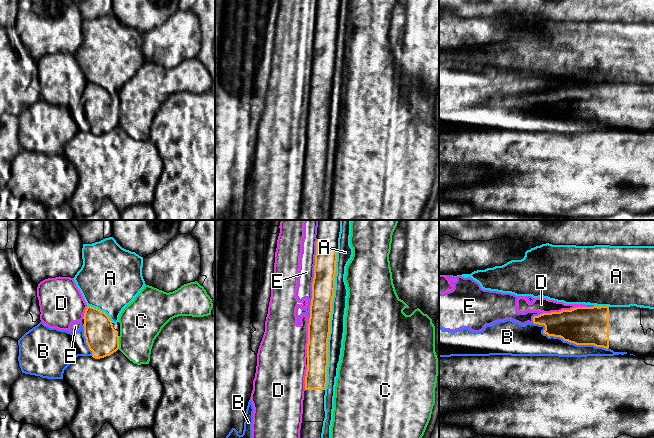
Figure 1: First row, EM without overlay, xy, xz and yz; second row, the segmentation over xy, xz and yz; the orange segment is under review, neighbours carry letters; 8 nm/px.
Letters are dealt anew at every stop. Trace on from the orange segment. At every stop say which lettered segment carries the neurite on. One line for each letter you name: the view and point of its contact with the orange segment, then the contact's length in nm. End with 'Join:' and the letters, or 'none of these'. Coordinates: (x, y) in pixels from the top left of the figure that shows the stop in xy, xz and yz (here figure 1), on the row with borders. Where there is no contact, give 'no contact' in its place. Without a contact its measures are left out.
Join: none of these

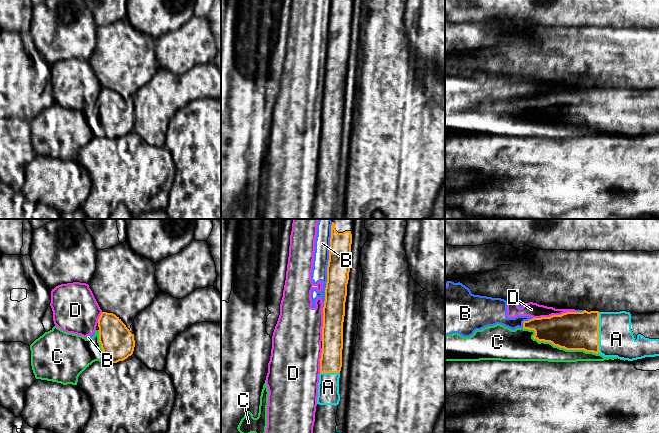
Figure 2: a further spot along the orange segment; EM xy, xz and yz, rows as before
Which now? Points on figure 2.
A: meets orange in yz at (598, 332); contact 320 nm long
Join: A

